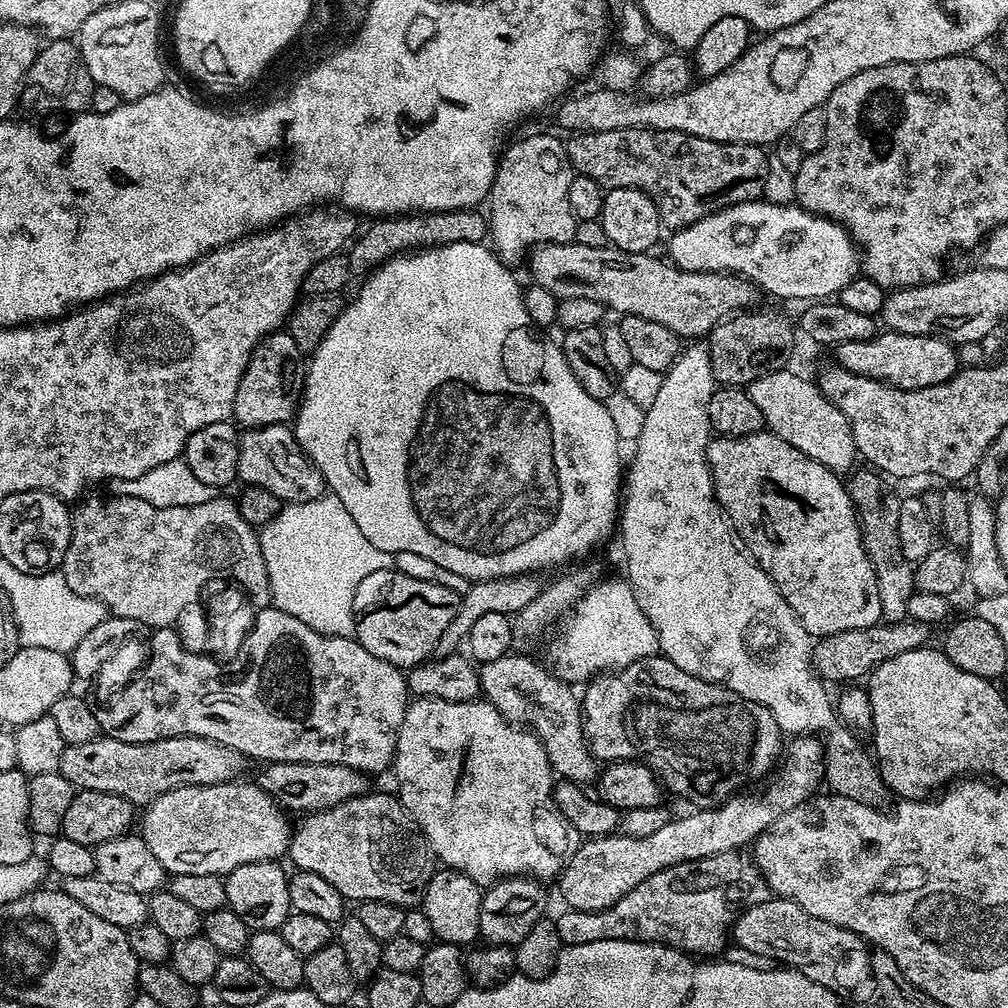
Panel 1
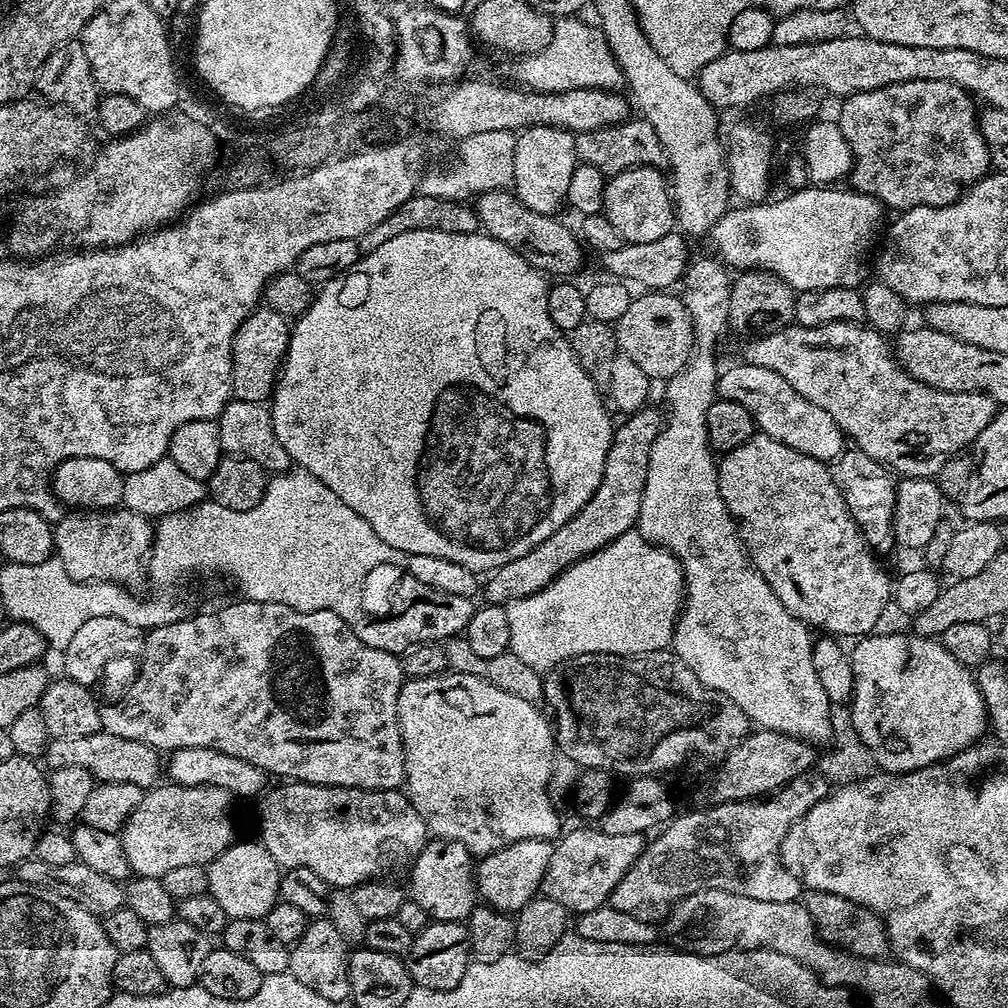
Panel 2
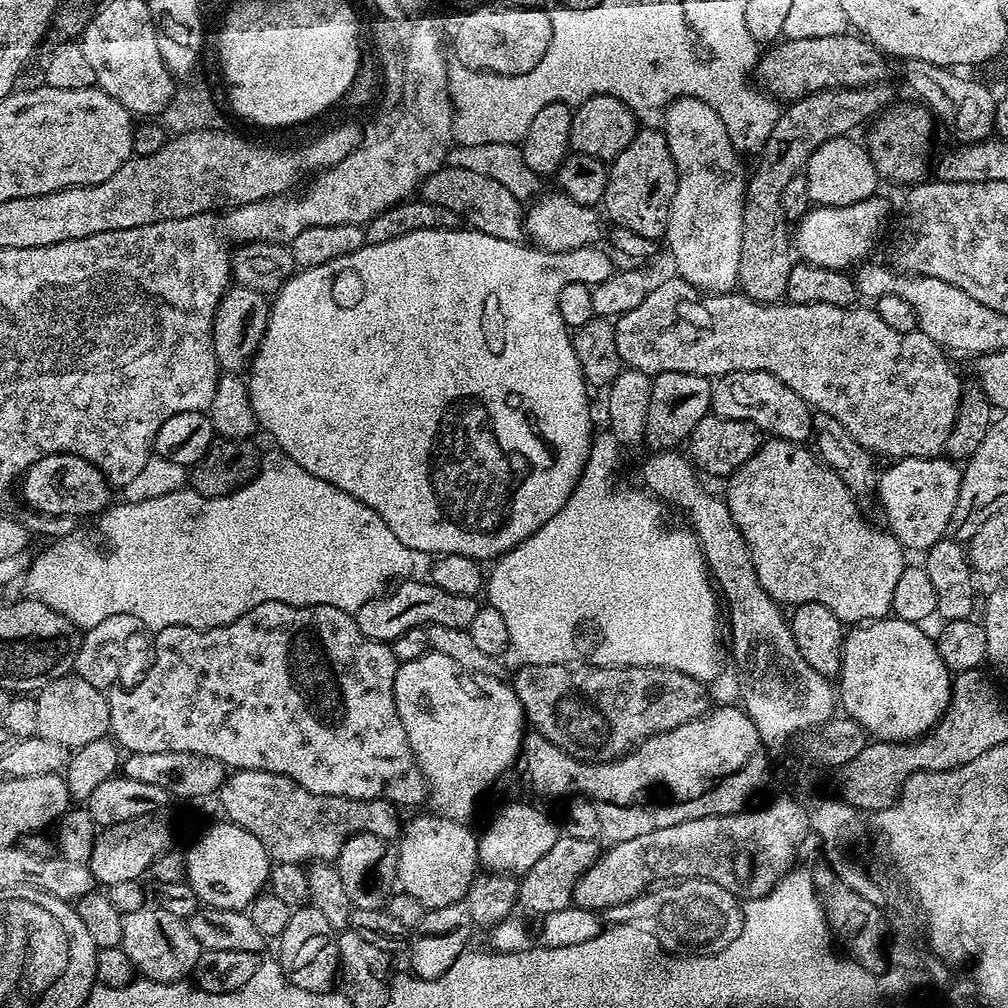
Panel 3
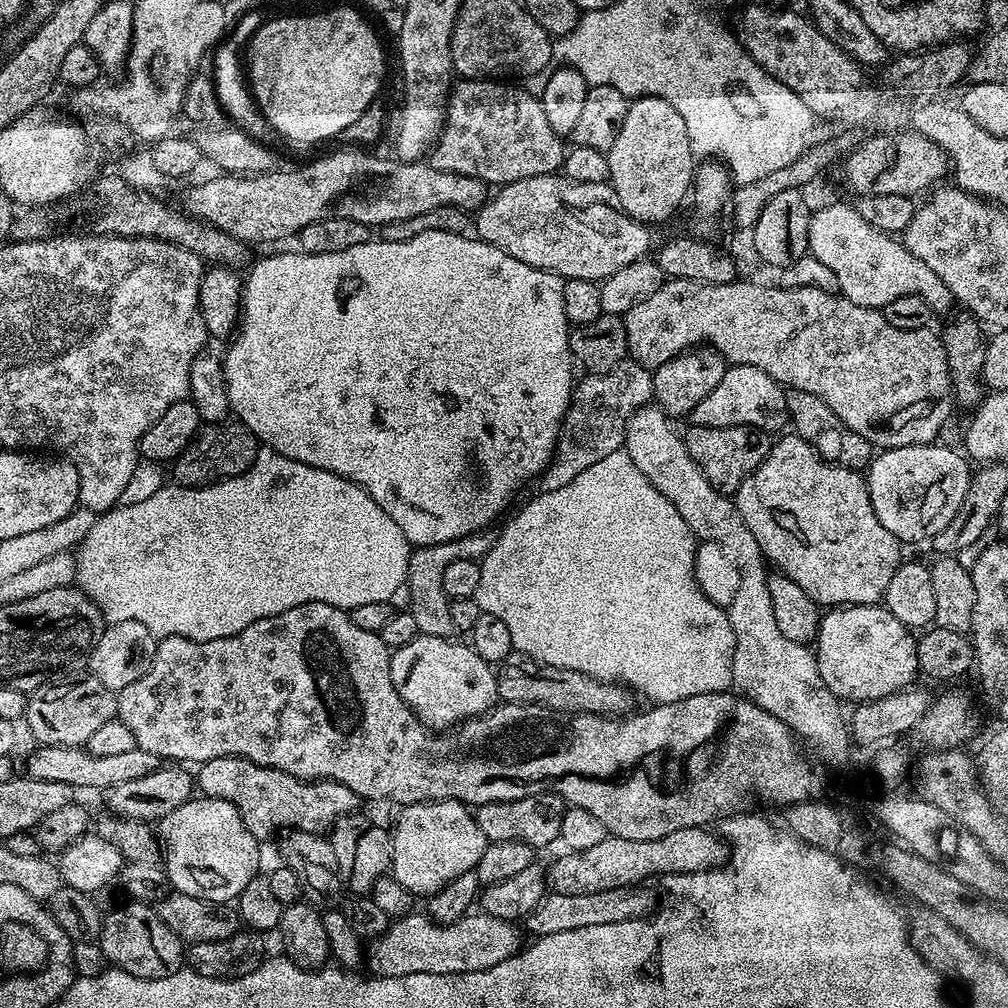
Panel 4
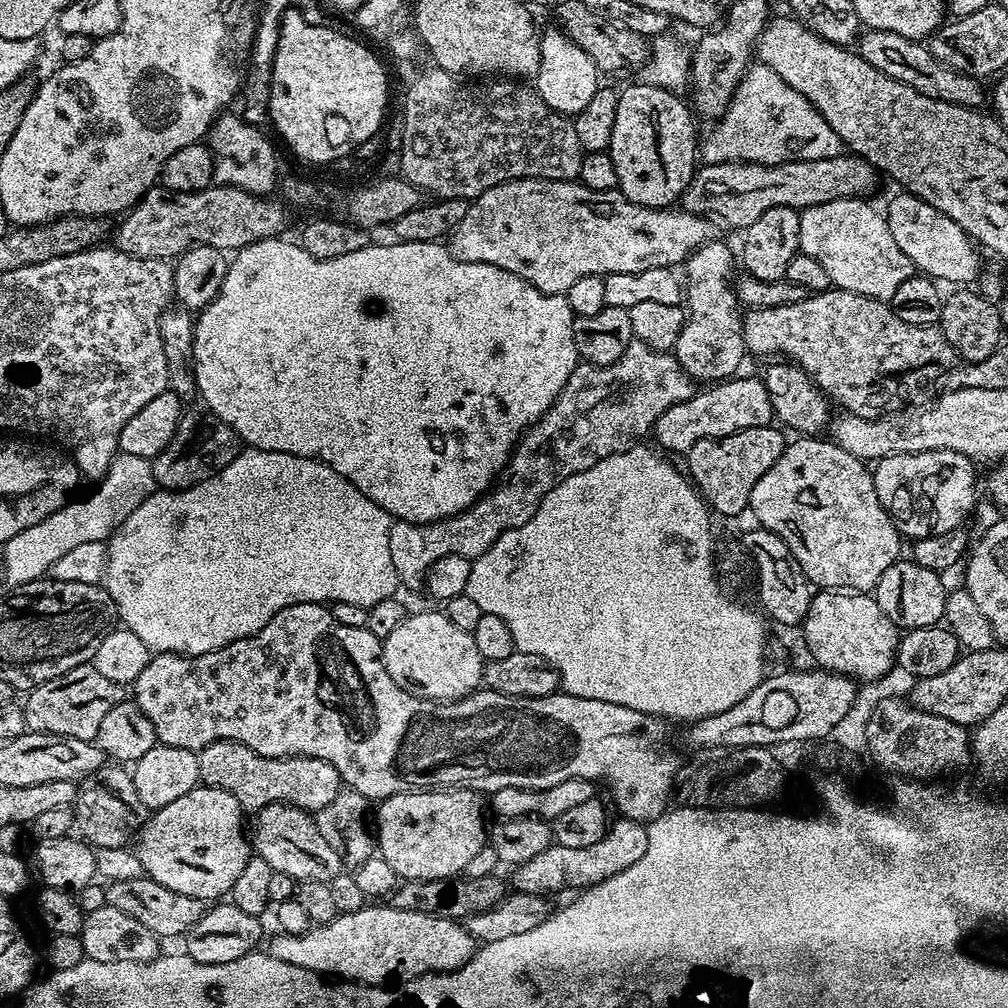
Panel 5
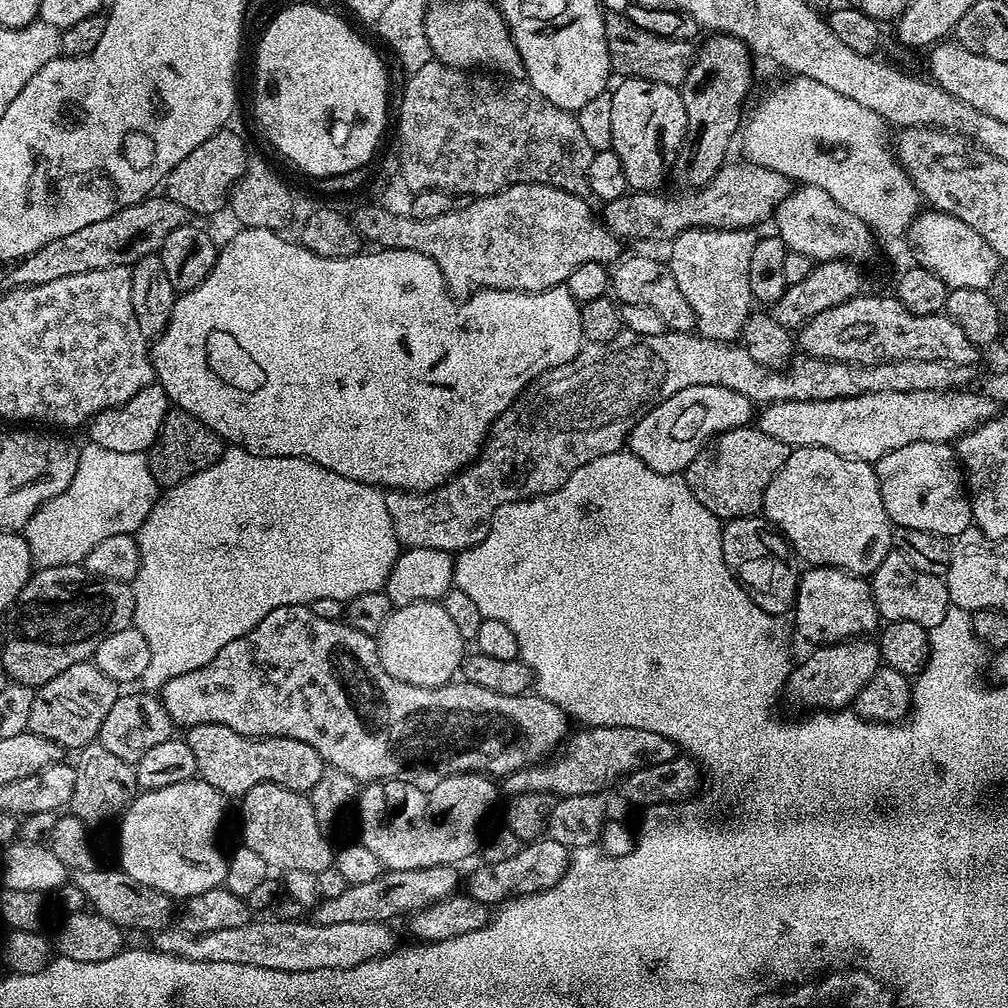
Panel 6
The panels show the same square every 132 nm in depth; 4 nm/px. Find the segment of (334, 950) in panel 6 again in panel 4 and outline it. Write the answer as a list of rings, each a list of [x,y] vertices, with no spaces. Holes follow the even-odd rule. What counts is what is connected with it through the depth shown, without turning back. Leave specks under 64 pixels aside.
[[[477,911],[449,924],[438,924],[427,914],[393,919],[386,931],[367,945],[366,968],[373,977],[406,974],[462,974],[490,970],[520,951],[522,941],[515,923]]]

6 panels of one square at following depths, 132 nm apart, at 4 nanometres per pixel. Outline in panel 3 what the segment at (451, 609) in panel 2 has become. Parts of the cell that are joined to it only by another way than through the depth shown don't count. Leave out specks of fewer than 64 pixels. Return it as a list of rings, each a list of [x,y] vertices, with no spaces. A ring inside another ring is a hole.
[[[408,578],[397,583],[395,585],[397,588],[389,596],[381,595],[379,598],[367,600],[354,613],[356,625],[362,630],[362,634],[366,634],[371,640],[391,642],[402,634],[406,634],[406,630],[423,628],[429,624],[441,624],[467,630],[470,622],[474,622],[474,614],[478,614],[482,606],[477,597],[446,594],[446,590],[434,586],[431,582],[424,581],[423,584],[422,581],[416,579]]]

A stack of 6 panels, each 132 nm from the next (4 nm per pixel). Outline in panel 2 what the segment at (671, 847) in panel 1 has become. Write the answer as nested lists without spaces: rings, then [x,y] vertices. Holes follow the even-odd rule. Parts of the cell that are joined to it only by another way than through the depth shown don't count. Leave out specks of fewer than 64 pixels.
[[[596,826],[580,827],[584,828],[565,831],[555,841],[542,885],[543,895],[564,906],[569,914],[589,912],[609,903],[614,886],[622,882],[626,870],[634,866],[646,847],[641,834],[608,834]]]

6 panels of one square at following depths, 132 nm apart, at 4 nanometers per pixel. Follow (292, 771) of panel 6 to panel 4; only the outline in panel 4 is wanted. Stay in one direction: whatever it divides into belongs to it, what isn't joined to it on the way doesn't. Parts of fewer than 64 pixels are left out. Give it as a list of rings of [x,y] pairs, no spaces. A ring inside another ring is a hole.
[[[241,756],[210,758],[199,765],[194,780],[200,783],[199,791],[210,798],[230,802],[240,811],[244,823],[249,826],[269,824],[279,830],[314,832],[324,834],[331,829],[334,821],[347,812],[361,807],[361,797],[350,790],[350,786],[337,780],[300,780],[277,768],[267,768],[250,762]]]

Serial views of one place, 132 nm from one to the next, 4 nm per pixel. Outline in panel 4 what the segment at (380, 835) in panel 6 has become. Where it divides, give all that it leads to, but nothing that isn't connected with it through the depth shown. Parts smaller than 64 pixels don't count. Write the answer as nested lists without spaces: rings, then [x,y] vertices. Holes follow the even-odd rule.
[[[426,800],[423,804],[409,804],[399,809],[400,817],[396,820],[396,828],[391,829],[392,834],[392,866],[390,875],[398,878],[406,890],[410,890],[417,897],[427,898],[433,892],[442,890],[446,882],[458,878],[458,874],[470,872],[475,869],[482,858],[484,847],[490,841],[484,837],[478,826],[473,809],[458,800]]]

